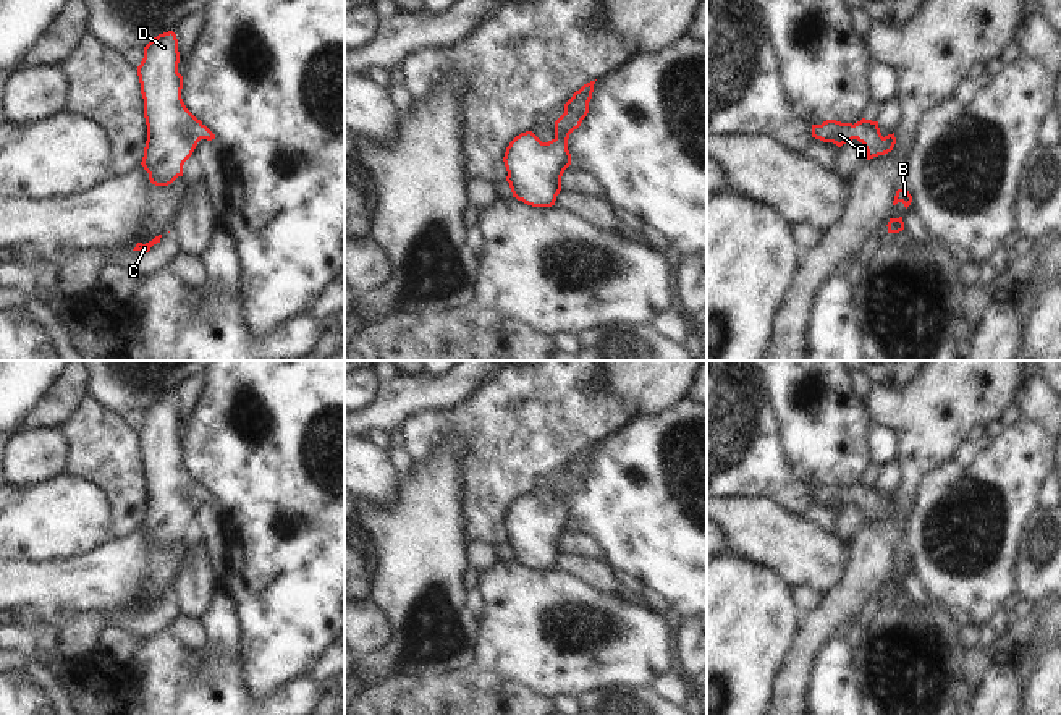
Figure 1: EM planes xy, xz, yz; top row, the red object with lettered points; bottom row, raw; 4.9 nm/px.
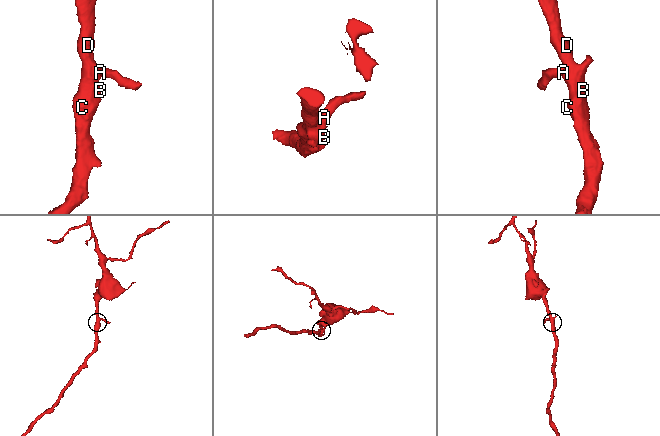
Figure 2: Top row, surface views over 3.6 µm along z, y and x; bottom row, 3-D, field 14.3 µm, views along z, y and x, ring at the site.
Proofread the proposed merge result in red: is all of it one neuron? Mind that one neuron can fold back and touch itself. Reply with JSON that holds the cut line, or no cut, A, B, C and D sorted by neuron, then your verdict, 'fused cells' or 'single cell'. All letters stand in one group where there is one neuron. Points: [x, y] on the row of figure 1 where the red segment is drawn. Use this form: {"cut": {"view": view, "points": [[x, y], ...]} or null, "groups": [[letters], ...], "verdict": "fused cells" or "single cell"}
{"cut": null, "groups": [["A", "B", "C", "D"]], "verdict": "single cell"}

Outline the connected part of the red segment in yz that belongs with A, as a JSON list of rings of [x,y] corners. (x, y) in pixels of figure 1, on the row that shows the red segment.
[[[865,118],[854,125],[836,120],[826,120],[822,125],[812,125],[812,138],[823,142],[833,142],[838,147],[857,139],[867,150],[867,160],[891,152],[896,144],[894,133],[883,138],[878,121]]]

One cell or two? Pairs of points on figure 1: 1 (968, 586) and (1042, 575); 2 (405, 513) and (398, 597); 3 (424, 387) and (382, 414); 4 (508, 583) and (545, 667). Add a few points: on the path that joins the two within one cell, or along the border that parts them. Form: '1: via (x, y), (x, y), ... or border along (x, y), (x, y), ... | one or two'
1: border along (1022, 541), (1014, 591) | two
2: via (405, 534), (405, 576) | one
3: via (414, 393), (403, 395), (392, 405) | one
4: via (515, 604), (537, 628), (539, 639), (545, 646) | one

